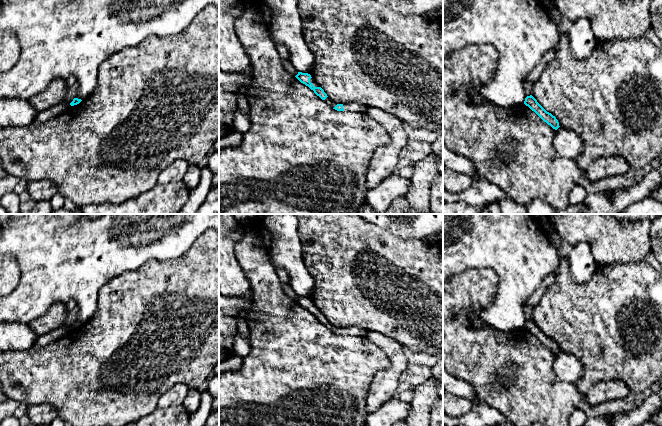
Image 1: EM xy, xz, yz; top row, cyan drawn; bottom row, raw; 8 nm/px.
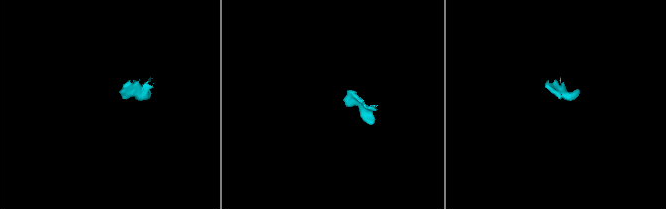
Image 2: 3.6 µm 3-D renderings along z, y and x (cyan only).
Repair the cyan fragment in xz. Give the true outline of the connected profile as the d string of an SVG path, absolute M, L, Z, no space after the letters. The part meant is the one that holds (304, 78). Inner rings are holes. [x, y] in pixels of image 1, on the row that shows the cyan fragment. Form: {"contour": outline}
{"contour": "M298 72L298 74L295 76L301 83L308 86L311 90L314 91L314 93L319 96L322 100L324 100L330 107L337 111L348 111L348 112L359 112L359 113L365 113L367 107L358 104L358 103L348 103L348 104L337 104L336 102L332 101L327 94L324 92L324 90L314 81L314 79L311 77L308 73L302 73Z"}

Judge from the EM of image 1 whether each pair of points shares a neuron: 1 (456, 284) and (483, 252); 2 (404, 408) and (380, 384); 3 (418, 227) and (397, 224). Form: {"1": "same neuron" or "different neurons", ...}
{"1": "different neurons", "2": "different neurons", "3": "same neuron"}

